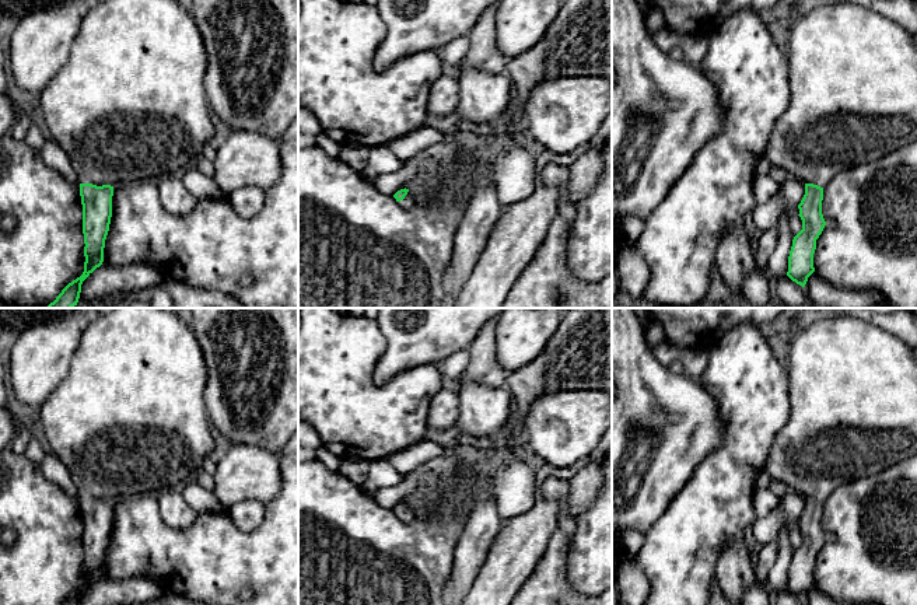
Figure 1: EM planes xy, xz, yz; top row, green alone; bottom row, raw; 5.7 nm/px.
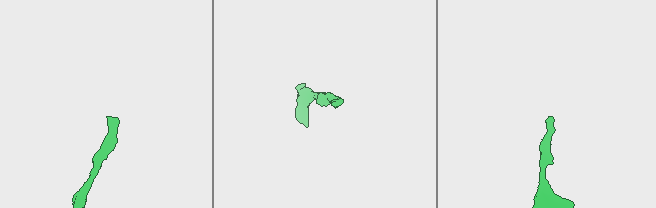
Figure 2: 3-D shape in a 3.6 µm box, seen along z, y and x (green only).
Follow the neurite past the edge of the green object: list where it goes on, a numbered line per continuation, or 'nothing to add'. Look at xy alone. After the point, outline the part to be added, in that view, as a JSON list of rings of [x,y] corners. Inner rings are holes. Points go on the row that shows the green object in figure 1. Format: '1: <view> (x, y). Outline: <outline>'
1: xy (129, 105). Outline: [[[97,0],[95,6],[80,22],[77,36],[70,49],[70,57],[64,67],[41,91],[41,109],[43,113],[48,136],[55,140],[67,154],[80,183],[130,185],[133,182],[160,181],[165,175],[175,175],[189,161],[195,161],[203,153],[203,147],[214,136],[214,112],[209,105],[204,90],[207,70],[207,52],[202,34],[190,10],[186,10],[178,0]]]

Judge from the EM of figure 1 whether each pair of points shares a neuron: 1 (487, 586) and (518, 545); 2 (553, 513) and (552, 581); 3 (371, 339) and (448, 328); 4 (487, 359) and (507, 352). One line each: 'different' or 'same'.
1: same
2: different
3: different
4: different

